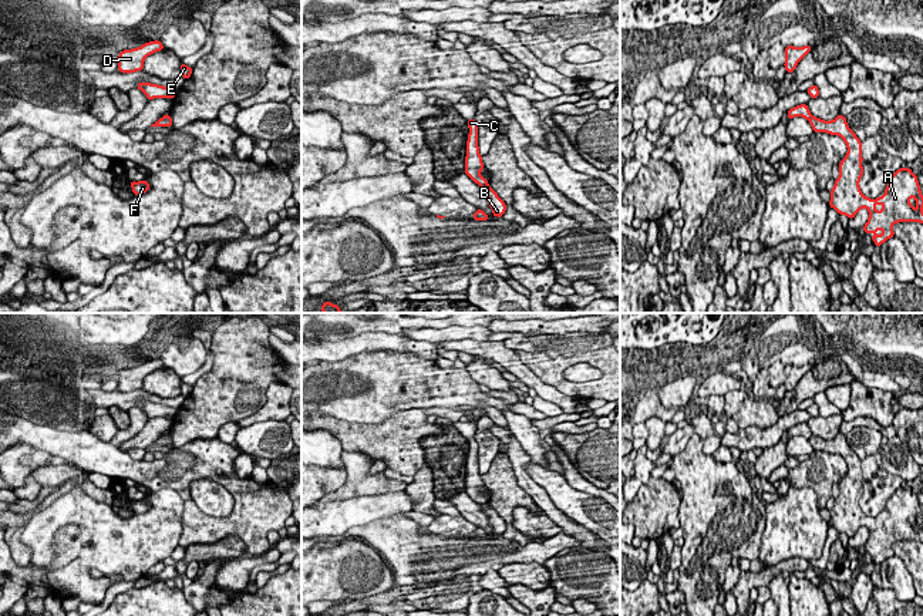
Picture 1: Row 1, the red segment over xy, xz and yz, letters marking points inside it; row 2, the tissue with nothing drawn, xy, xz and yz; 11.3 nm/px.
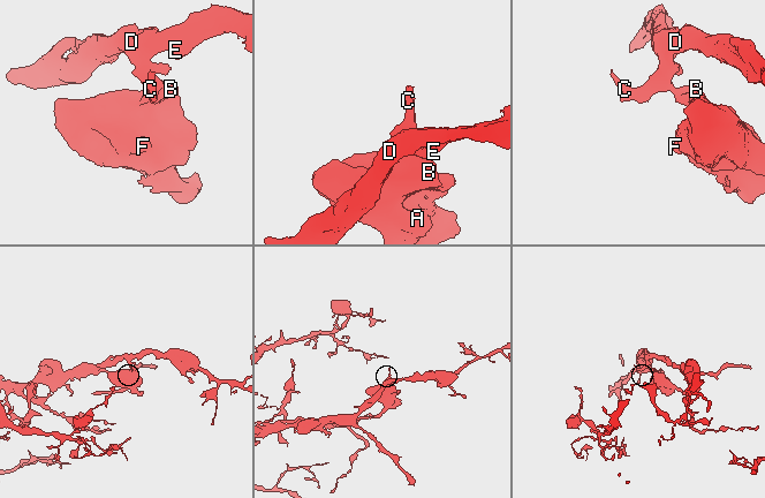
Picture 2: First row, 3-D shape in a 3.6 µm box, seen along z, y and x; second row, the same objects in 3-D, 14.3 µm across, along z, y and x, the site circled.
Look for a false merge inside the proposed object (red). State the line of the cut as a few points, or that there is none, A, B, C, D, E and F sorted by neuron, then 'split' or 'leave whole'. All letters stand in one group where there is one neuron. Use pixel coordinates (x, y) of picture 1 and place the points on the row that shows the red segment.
cut xz (481, 184), (487, 185); groups A B F / C D E; split

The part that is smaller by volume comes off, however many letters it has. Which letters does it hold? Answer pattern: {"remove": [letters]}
{"remove": ["A", "B", "F"]}

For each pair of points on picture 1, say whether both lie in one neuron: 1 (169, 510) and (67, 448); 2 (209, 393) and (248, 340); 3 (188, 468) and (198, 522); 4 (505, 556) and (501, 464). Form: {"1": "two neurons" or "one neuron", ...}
{"1": "two neurons", "2": "one neuron", "3": "one neuron", "4": "two neurons"}

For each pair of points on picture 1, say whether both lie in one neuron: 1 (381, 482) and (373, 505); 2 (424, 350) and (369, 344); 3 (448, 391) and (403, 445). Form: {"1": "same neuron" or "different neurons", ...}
{"1": "different neurons", "2": "same neuron", "3": "different neurons"}

